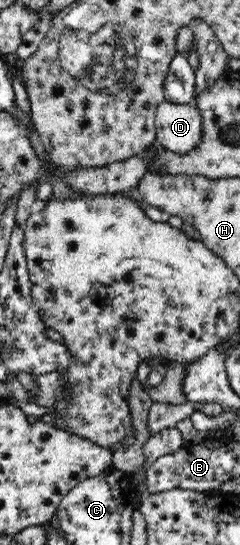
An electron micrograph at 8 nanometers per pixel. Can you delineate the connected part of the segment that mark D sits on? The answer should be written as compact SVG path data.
M164 101L156 109L155 120L156 141L176 155L198 149L204 139L202 114L193 103L178 105Z

